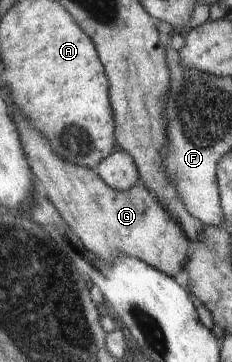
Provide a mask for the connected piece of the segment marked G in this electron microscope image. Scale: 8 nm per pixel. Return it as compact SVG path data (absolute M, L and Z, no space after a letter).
M18 116L18 122L22 122L16 126L22 126L18 128L18 134L21 134L22 148L25 150L26 158L29 159L30 170L34 174L34 186L47 196L50 203L60 212L61 218L80 236L81 242L93 254L102 256L106 262L112 262L114 258L120 258L120 256L132 256L170 277L182 271L190 253L191 243L188 236L184 234L184 230L180 228L180 224L166 212L166 208L146 188L146 184L140 182L133 189L113 190L94 170L63 160L56 152L52 152L48 142L34 128L30 128L26 120L20 120L20 116Z

